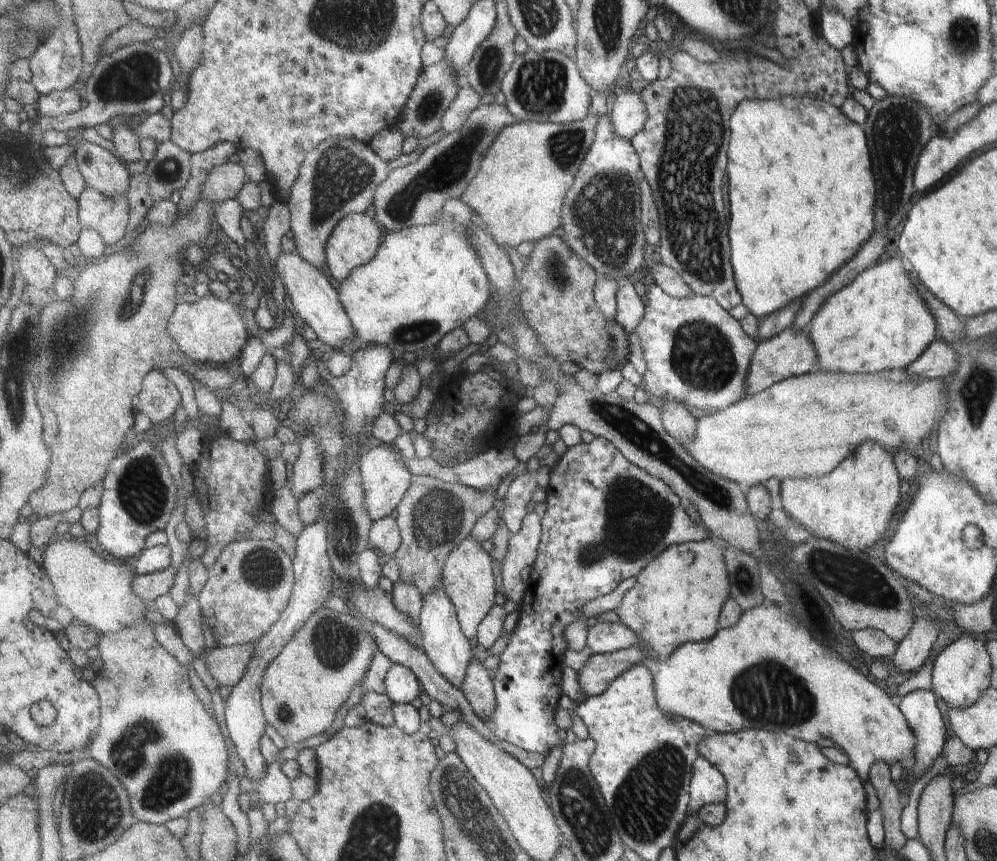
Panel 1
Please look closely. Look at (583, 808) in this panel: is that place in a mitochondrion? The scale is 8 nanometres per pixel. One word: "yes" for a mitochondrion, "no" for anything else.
yes

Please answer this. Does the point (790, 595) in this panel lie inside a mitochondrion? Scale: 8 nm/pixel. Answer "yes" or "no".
no

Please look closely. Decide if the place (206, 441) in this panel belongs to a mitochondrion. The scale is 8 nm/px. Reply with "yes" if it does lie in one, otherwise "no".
no

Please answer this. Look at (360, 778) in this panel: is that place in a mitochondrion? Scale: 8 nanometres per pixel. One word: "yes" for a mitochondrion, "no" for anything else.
no

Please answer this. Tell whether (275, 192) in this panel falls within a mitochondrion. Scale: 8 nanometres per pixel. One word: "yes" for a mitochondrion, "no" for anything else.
no

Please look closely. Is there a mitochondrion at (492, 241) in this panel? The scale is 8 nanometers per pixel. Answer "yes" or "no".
no

